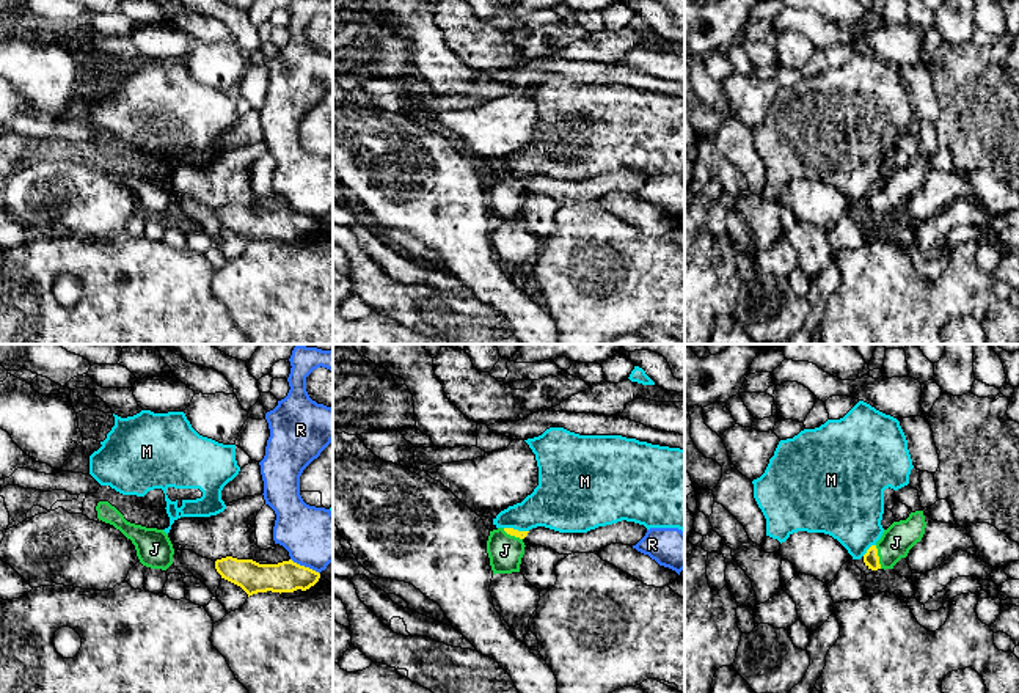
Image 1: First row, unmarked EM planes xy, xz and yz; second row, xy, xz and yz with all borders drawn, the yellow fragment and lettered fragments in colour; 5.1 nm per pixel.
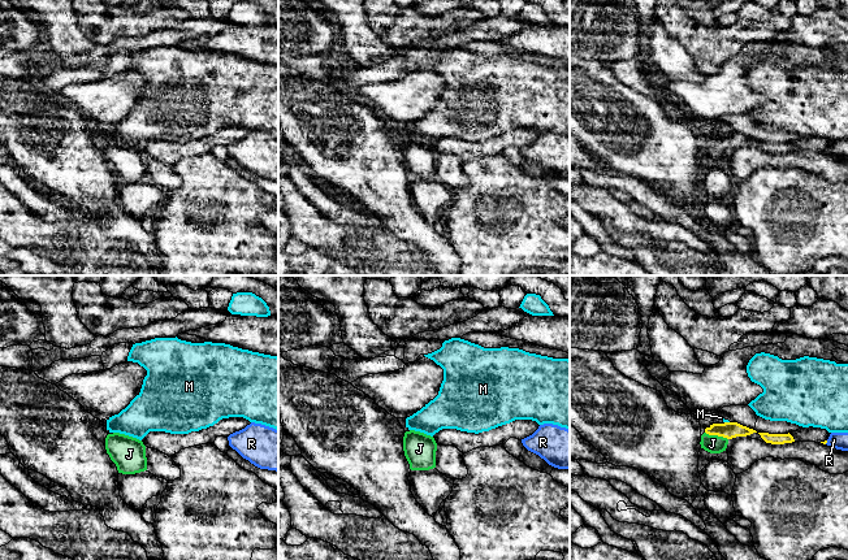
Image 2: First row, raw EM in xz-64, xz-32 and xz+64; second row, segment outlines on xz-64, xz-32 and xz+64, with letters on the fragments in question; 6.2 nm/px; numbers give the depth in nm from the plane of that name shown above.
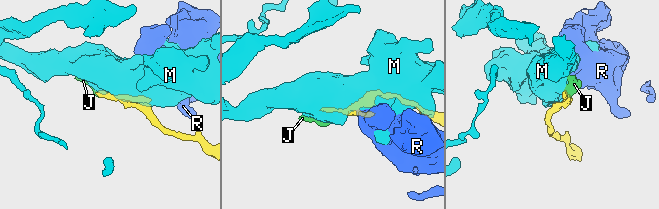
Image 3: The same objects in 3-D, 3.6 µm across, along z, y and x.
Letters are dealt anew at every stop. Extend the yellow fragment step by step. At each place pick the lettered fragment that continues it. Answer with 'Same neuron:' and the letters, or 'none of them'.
Same neuron: J

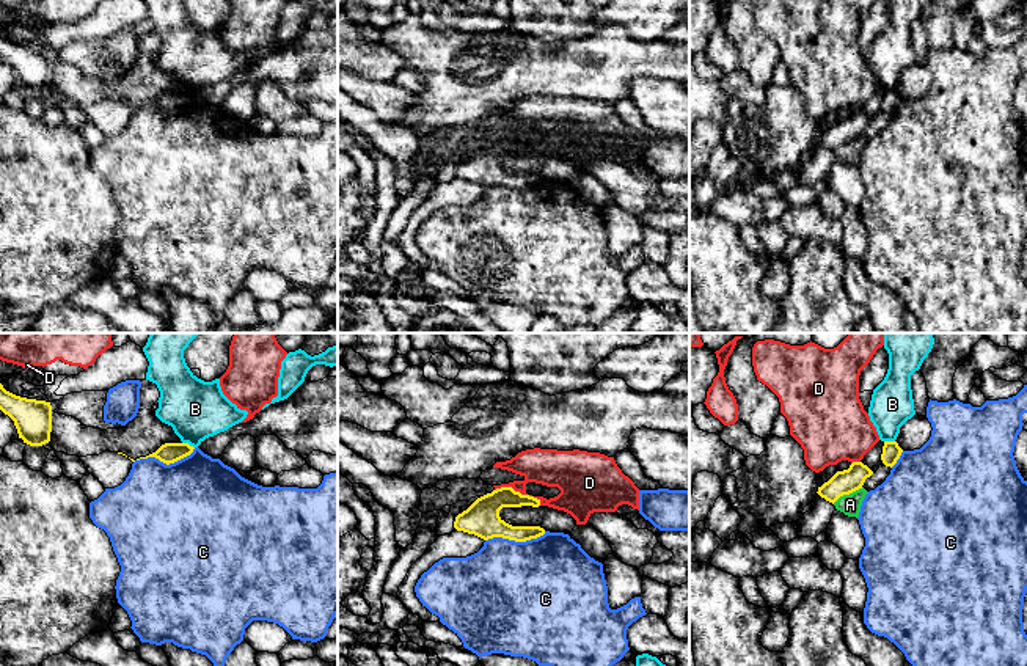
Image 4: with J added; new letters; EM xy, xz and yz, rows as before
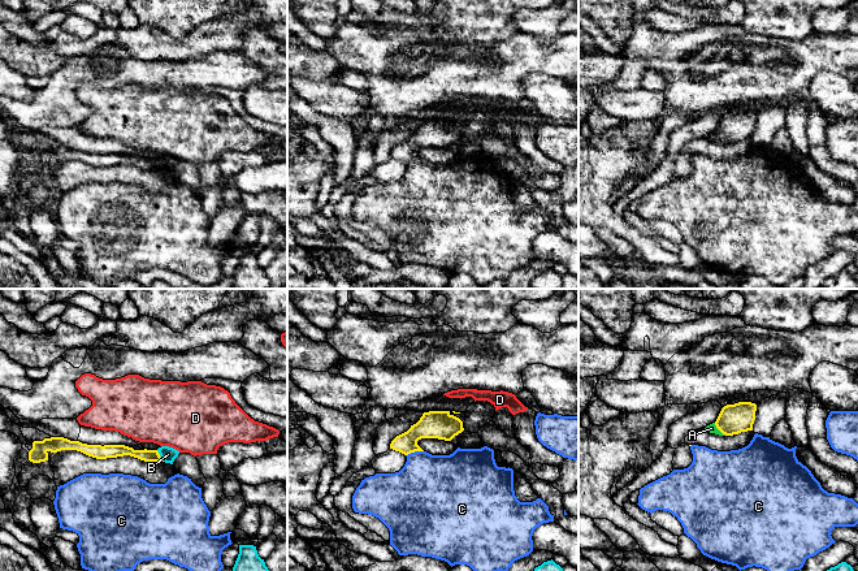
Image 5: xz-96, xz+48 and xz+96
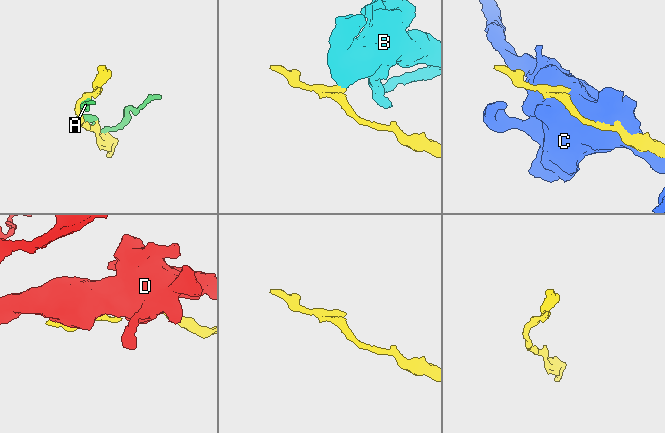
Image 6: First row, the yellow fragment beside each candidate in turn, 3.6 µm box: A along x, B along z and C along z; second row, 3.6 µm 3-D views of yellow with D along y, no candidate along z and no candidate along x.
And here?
Same neuron: none of them

